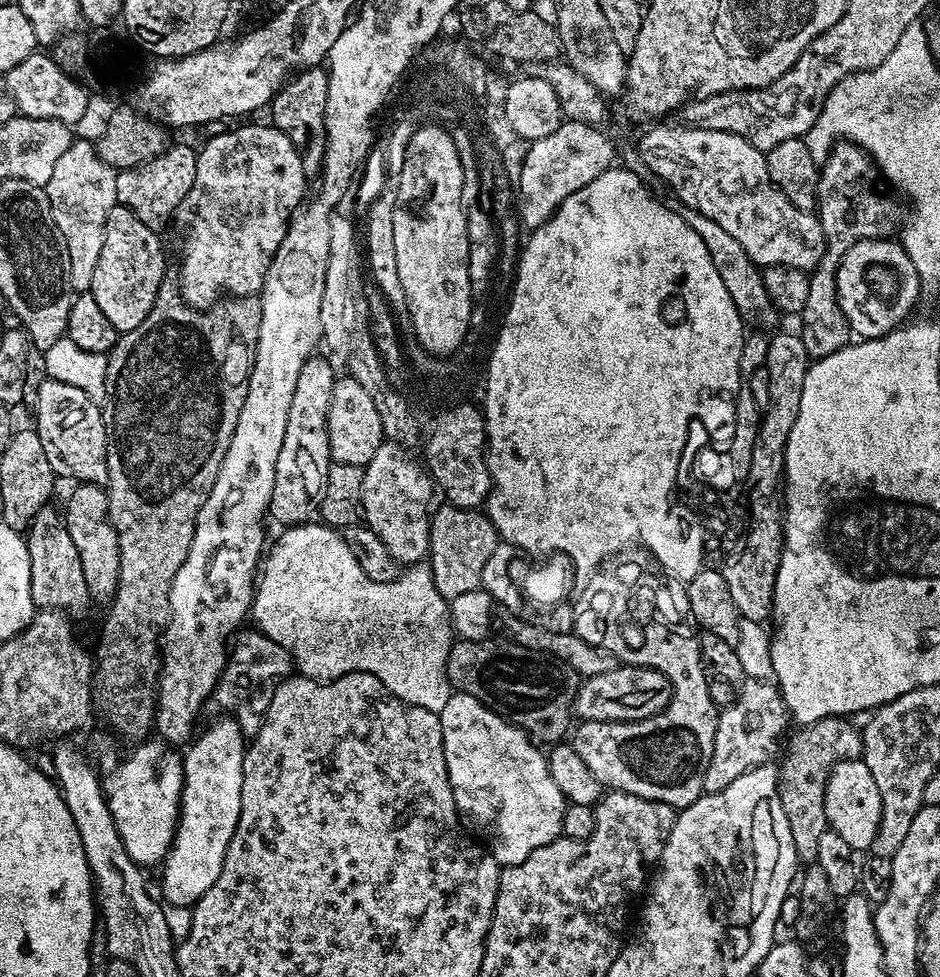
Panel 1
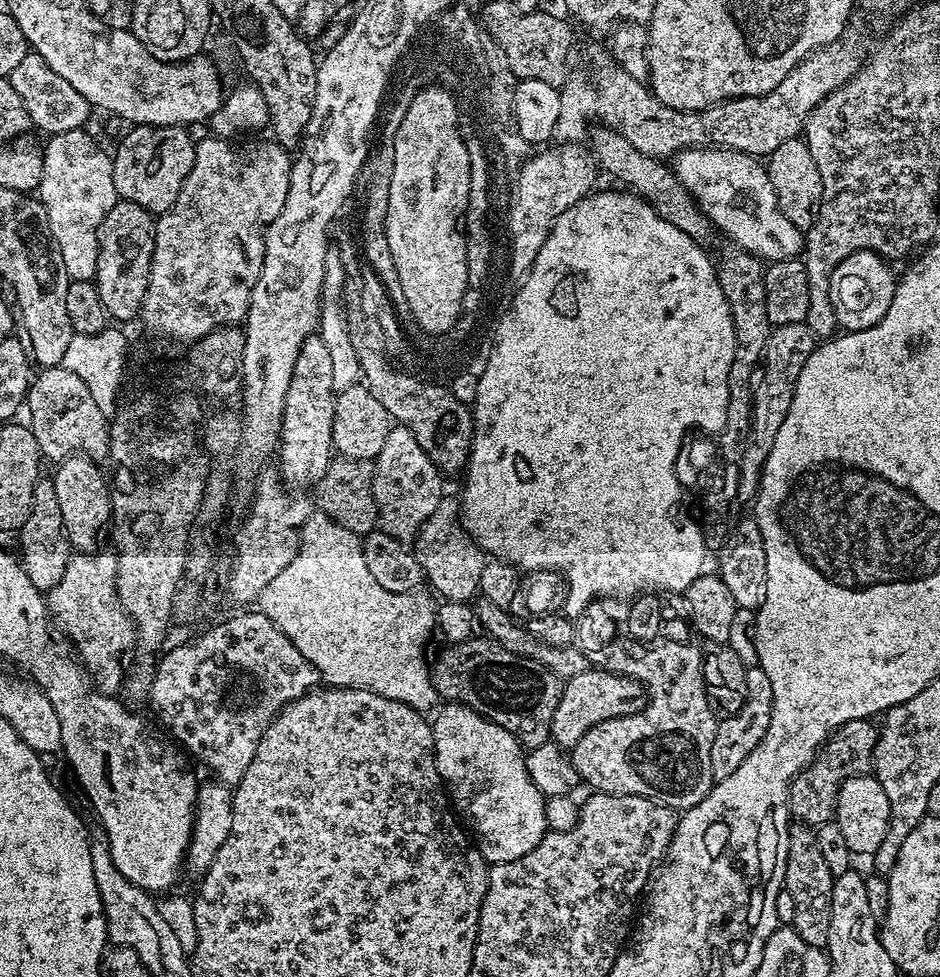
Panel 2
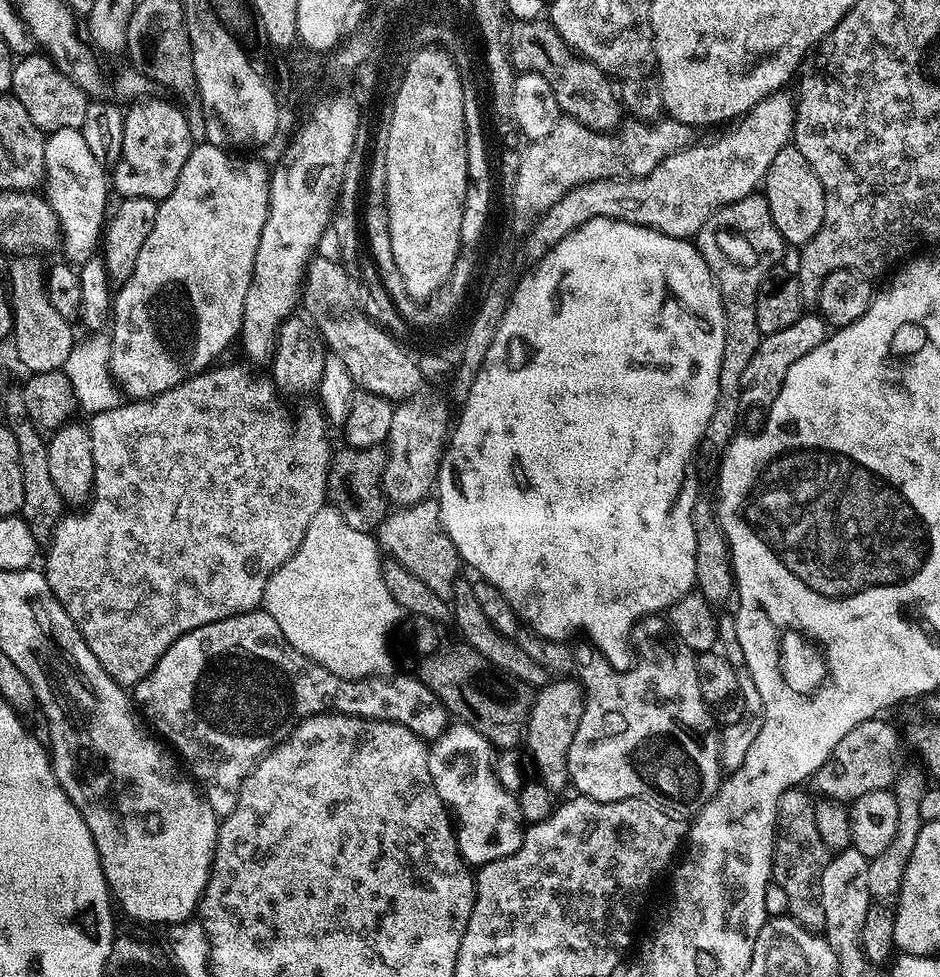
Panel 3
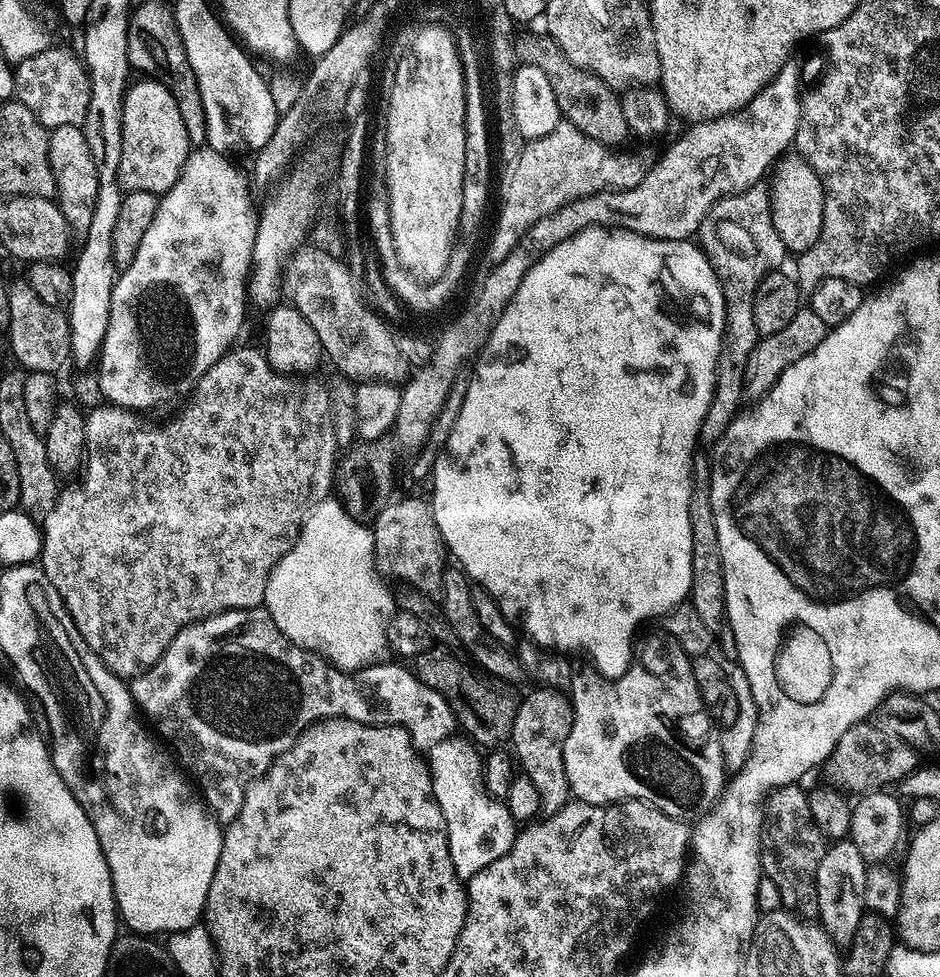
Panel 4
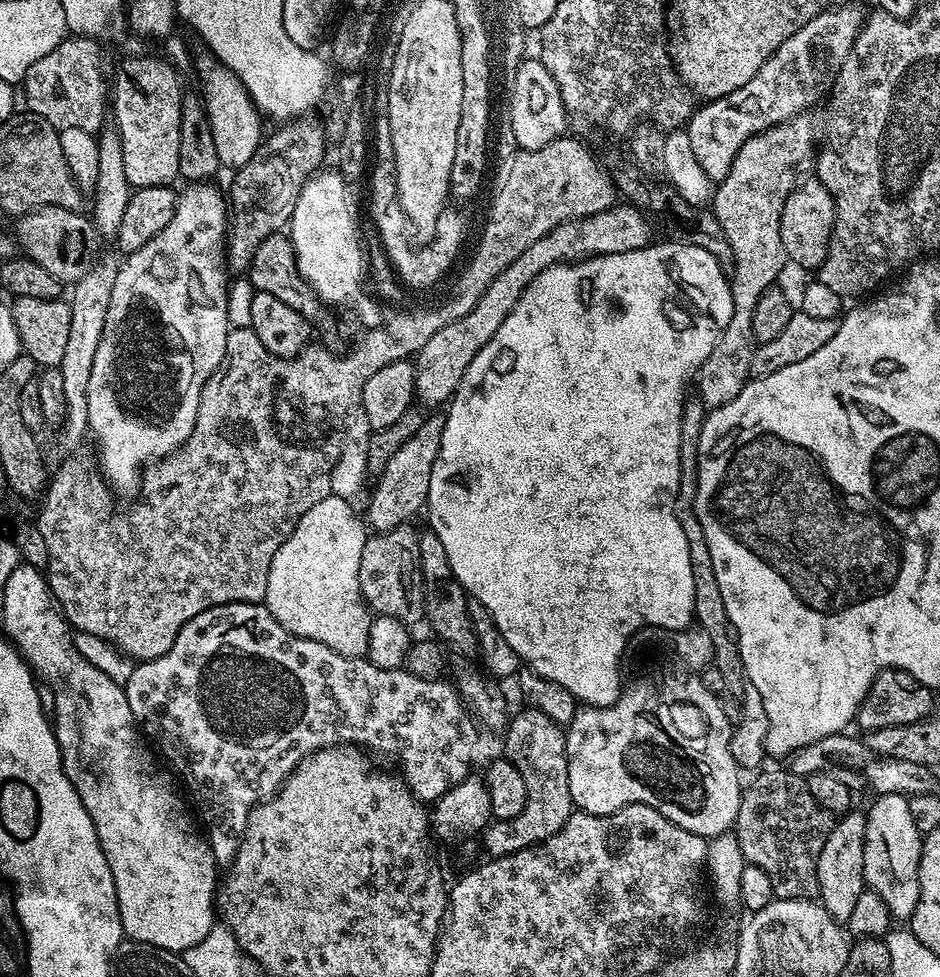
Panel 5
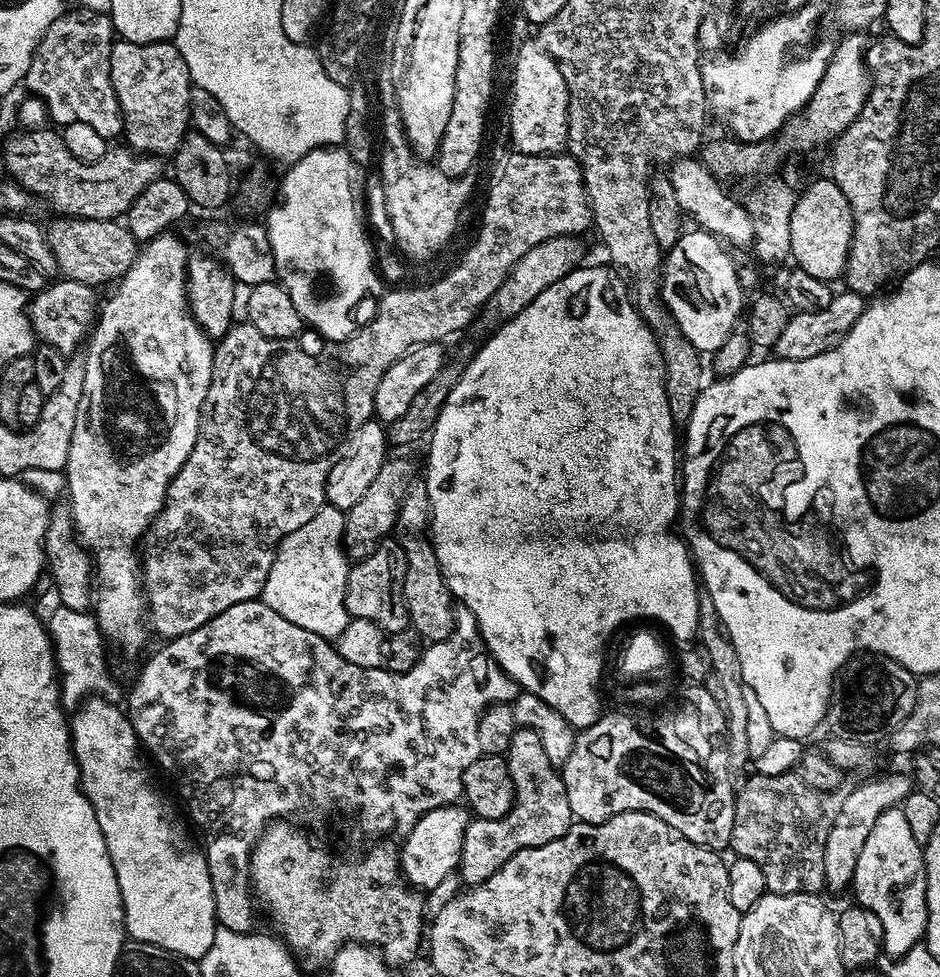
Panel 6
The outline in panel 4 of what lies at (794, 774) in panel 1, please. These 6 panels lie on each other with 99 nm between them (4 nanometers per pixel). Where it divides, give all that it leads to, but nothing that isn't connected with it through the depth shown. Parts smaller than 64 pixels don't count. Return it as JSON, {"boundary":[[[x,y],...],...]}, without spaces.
{"boundary":[[[855,724],[850,726],[850,730],[846,730],[846,734],[842,734],[842,738],[838,738],[838,746],[834,746],[832,755],[826,761],[827,783],[831,787],[848,794],[867,794],[884,790],[909,776],[921,763],[920,756],[916,753],[919,751],[913,745],[897,743],[883,727],[873,724]]]}

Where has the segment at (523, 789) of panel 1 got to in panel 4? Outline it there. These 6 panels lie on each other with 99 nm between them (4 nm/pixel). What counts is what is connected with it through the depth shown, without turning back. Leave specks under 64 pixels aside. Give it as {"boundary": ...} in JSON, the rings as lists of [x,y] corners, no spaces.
{"boundary":[[[463,739],[444,741],[431,749],[430,775],[432,793],[442,810],[450,858],[457,876],[467,882],[474,874],[478,874],[478,870],[490,866],[490,862],[502,858],[502,854],[512,849],[518,835],[518,824],[512,819],[503,799],[493,798],[486,793],[483,786],[484,760],[476,753],[477,745],[471,739]]]}

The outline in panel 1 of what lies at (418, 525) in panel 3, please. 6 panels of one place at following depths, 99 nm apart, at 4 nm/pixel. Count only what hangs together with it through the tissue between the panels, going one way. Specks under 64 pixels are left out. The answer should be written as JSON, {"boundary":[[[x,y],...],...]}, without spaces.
{"boundary":[[[449,503],[443,507],[437,507],[430,516],[432,525],[426,562],[432,570],[434,586],[438,586],[445,600],[451,602],[458,595],[481,587],[482,570],[490,554],[494,554],[496,545],[501,543],[501,538],[483,511],[456,508]]]}

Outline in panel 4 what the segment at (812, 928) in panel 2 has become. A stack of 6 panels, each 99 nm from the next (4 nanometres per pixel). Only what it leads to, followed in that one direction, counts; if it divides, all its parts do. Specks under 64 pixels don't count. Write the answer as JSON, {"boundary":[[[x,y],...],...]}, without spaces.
{"boundary":[[[799,783],[773,788],[763,801],[766,819],[760,837],[760,870],[778,886],[781,905],[804,918],[819,917],[816,875],[824,857],[826,837],[810,814],[807,791]]]}

